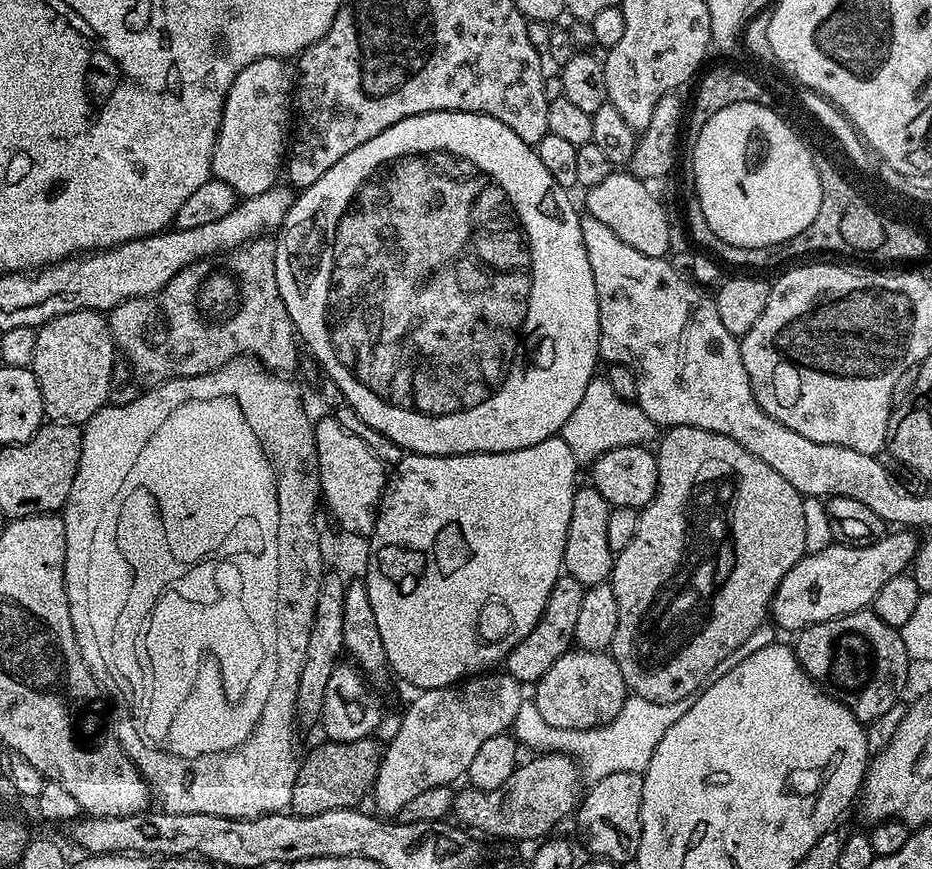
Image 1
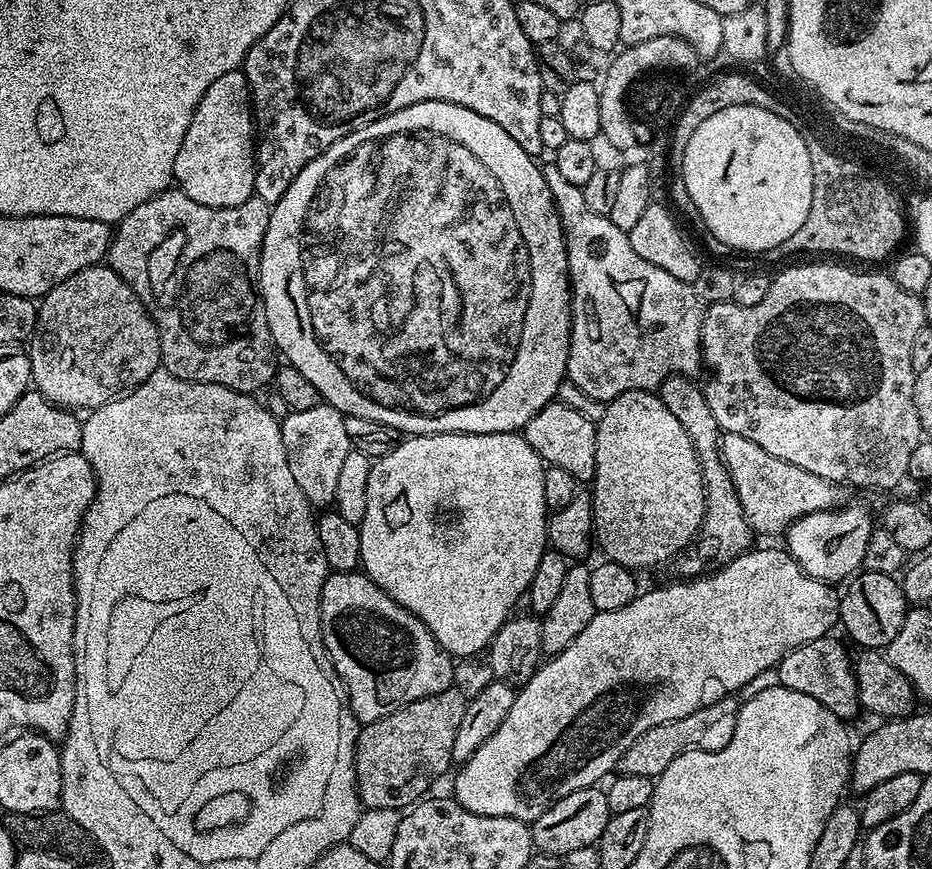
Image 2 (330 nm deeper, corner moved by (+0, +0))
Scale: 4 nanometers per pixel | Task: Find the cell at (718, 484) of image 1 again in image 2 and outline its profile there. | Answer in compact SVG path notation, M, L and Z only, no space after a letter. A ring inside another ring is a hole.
M667 376L658 389L658 395L666 410L682 422L686 434L696 444L696 453L700 456L700 464L704 467L704 521L700 531L696 533L694 543L675 561L674 567L684 578L695 578L705 575L723 564L729 564L735 556L749 551L754 544L754 533L746 522L746 514L742 514L742 502L738 502L738 494L734 490L734 482L726 470L724 461L720 459L720 438L722 429L714 418L710 406L706 406L703 387L695 384L695 379L687 376Z

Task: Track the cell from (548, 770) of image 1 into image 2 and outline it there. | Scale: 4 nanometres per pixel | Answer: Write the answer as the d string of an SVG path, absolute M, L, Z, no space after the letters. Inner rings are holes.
M721 695L721 700L705 703L703 708L694 710L694 714L686 714L686 718L678 718L670 722L662 722L642 738L634 738L634 743L626 754L622 754L618 768L623 774L642 774L653 778L660 776L674 758L678 758L683 752L699 750L702 752L717 752L725 748L734 738L734 726L736 715L740 713L741 701L735 695Z

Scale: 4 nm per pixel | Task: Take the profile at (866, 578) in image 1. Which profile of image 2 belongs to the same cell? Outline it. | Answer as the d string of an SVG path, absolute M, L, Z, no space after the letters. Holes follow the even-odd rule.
M753 547L742 555L735 556L729 564L723 564L705 575L684 578L679 582L681 584L668 584L665 588L652 588L649 592L641 591L634 598L634 602L630 602L630 606L622 606L622 610L597 612L590 626L586 626L586 630L582 630L582 634L578 634L578 638L574 638L574 642L566 646L566 650L545 659L540 669L530 678L530 682L523 684L517 691L514 706L510 706L510 714L506 714L502 726L498 726L498 730L494 730L494 734L486 738L482 746L478 746L478 750L469 760L459 765L460 773L456 776L454 792L457 803L476 815L498 815L525 822L537 820L547 808L554 806L554 802L566 798L566 794L574 794L574 790L599 785L619 765L622 754L630 750L634 738L642 738L646 730L662 722L686 718L686 714L694 714L694 710L703 708L706 703L704 691L711 680L721 684L725 693L739 693L739 688L747 689L757 674L762 674L762 670L767 668L776 668L780 660L798 646L829 635L833 631L832 627L837 627L840 619L840 596L832 589L835 587L827 580L810 578L810 574L801 570L796 559L783 547Z

